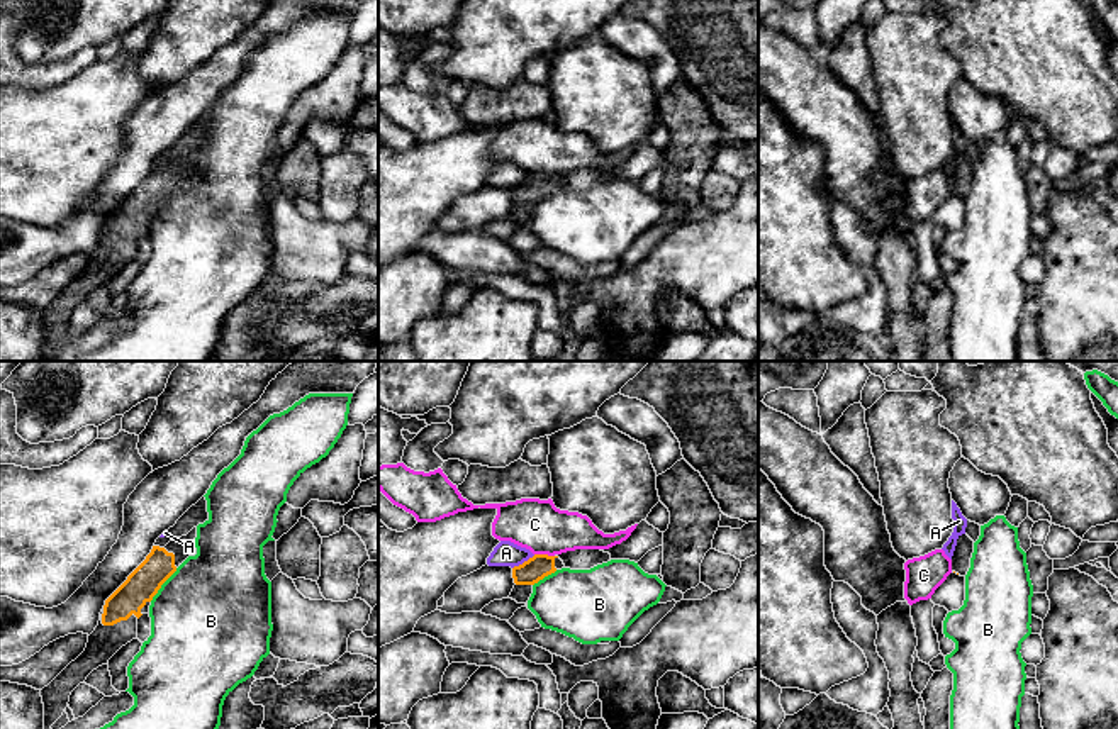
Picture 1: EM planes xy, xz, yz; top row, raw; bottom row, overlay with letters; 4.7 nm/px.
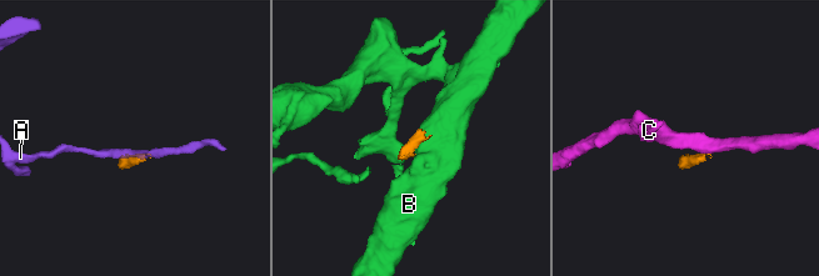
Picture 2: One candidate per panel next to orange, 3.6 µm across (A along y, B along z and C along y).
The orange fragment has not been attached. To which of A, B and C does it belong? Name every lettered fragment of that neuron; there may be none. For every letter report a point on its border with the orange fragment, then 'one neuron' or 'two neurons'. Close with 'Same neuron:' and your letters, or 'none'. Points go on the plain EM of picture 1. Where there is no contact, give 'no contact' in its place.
A: xz (525, 182) | two neurons
B: xy (162, 204) | two neurons
C: xz (545, 175) | two neurons
Same neuron: none

